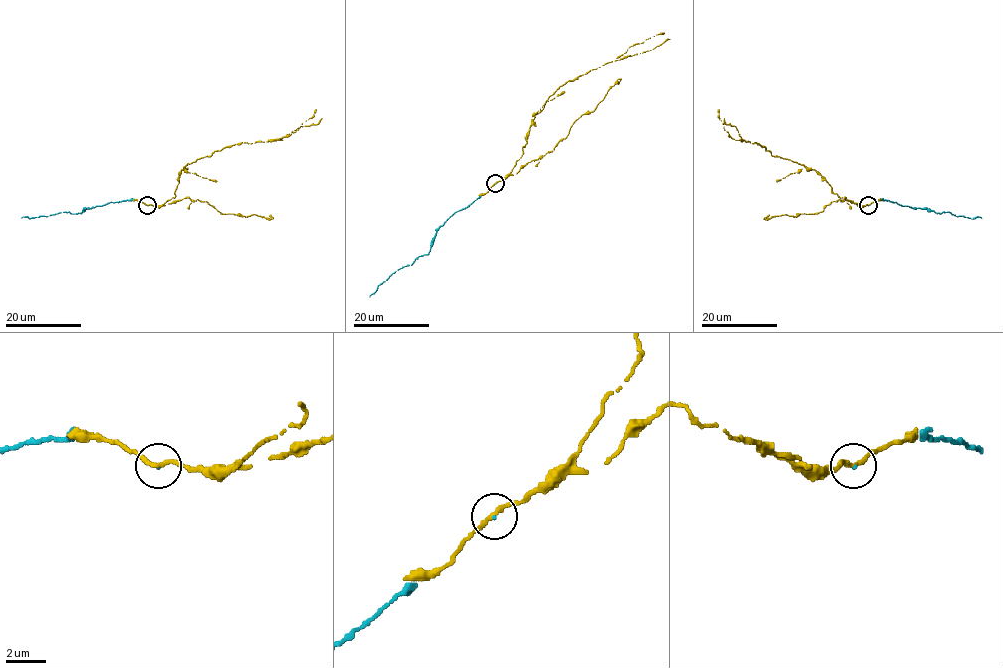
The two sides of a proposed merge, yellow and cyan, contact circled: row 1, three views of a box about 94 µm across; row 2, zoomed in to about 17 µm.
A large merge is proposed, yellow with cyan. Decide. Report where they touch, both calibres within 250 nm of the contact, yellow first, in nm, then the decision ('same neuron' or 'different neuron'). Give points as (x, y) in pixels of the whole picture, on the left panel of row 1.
(147, 205) | 240/70 nm | same neuron

